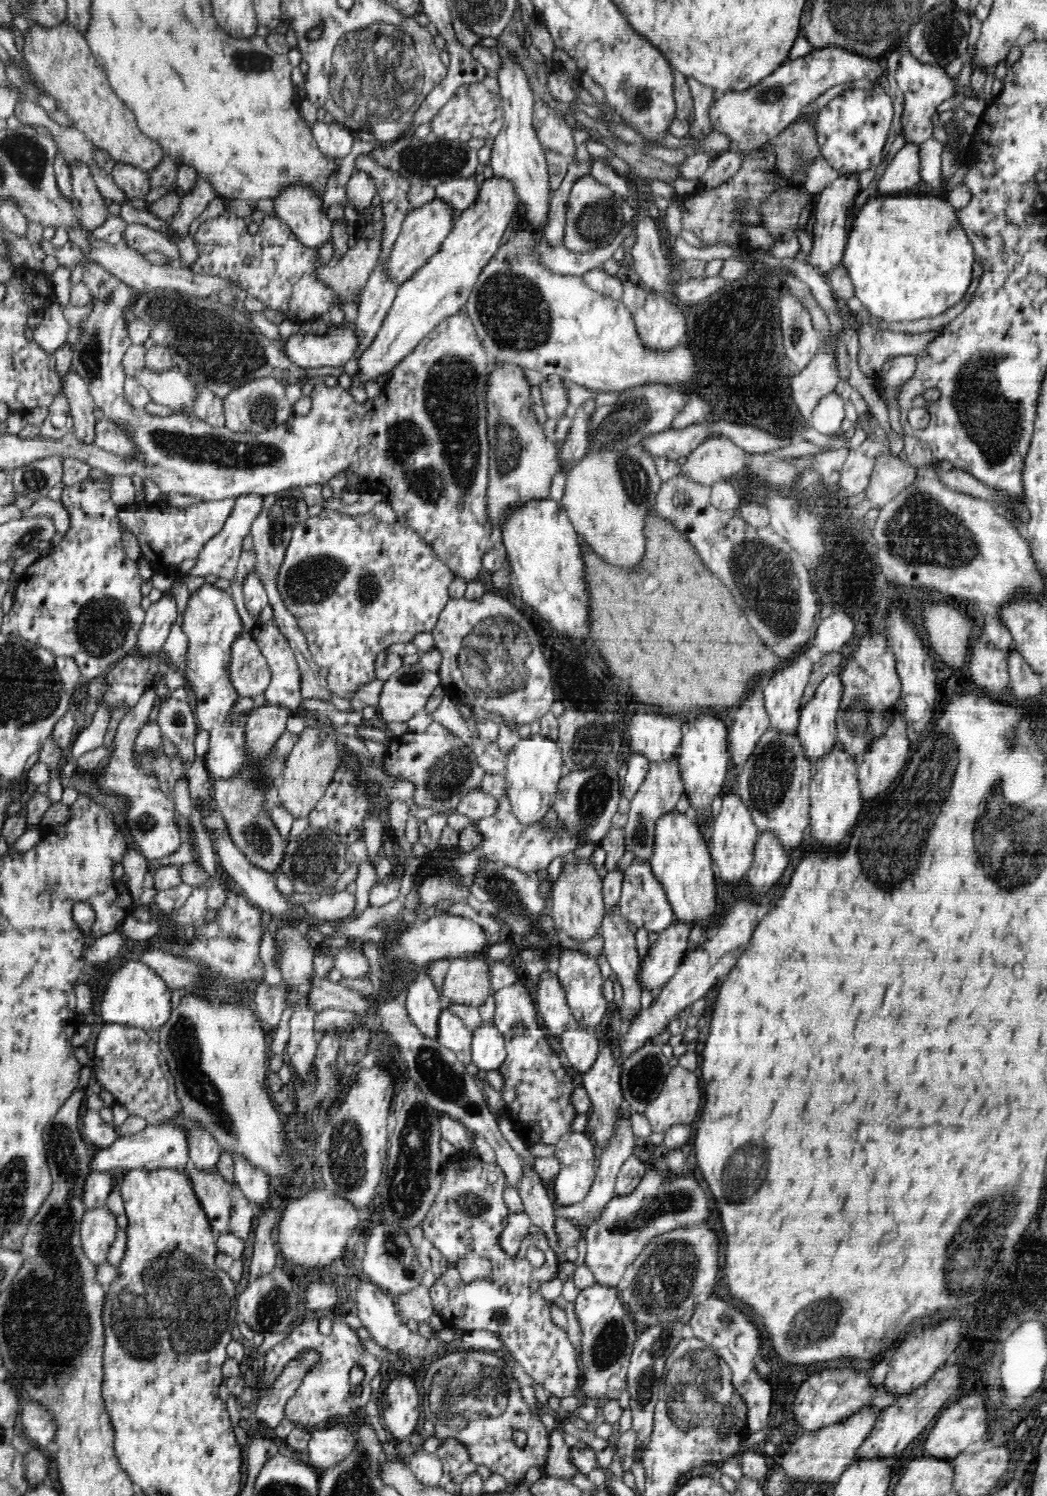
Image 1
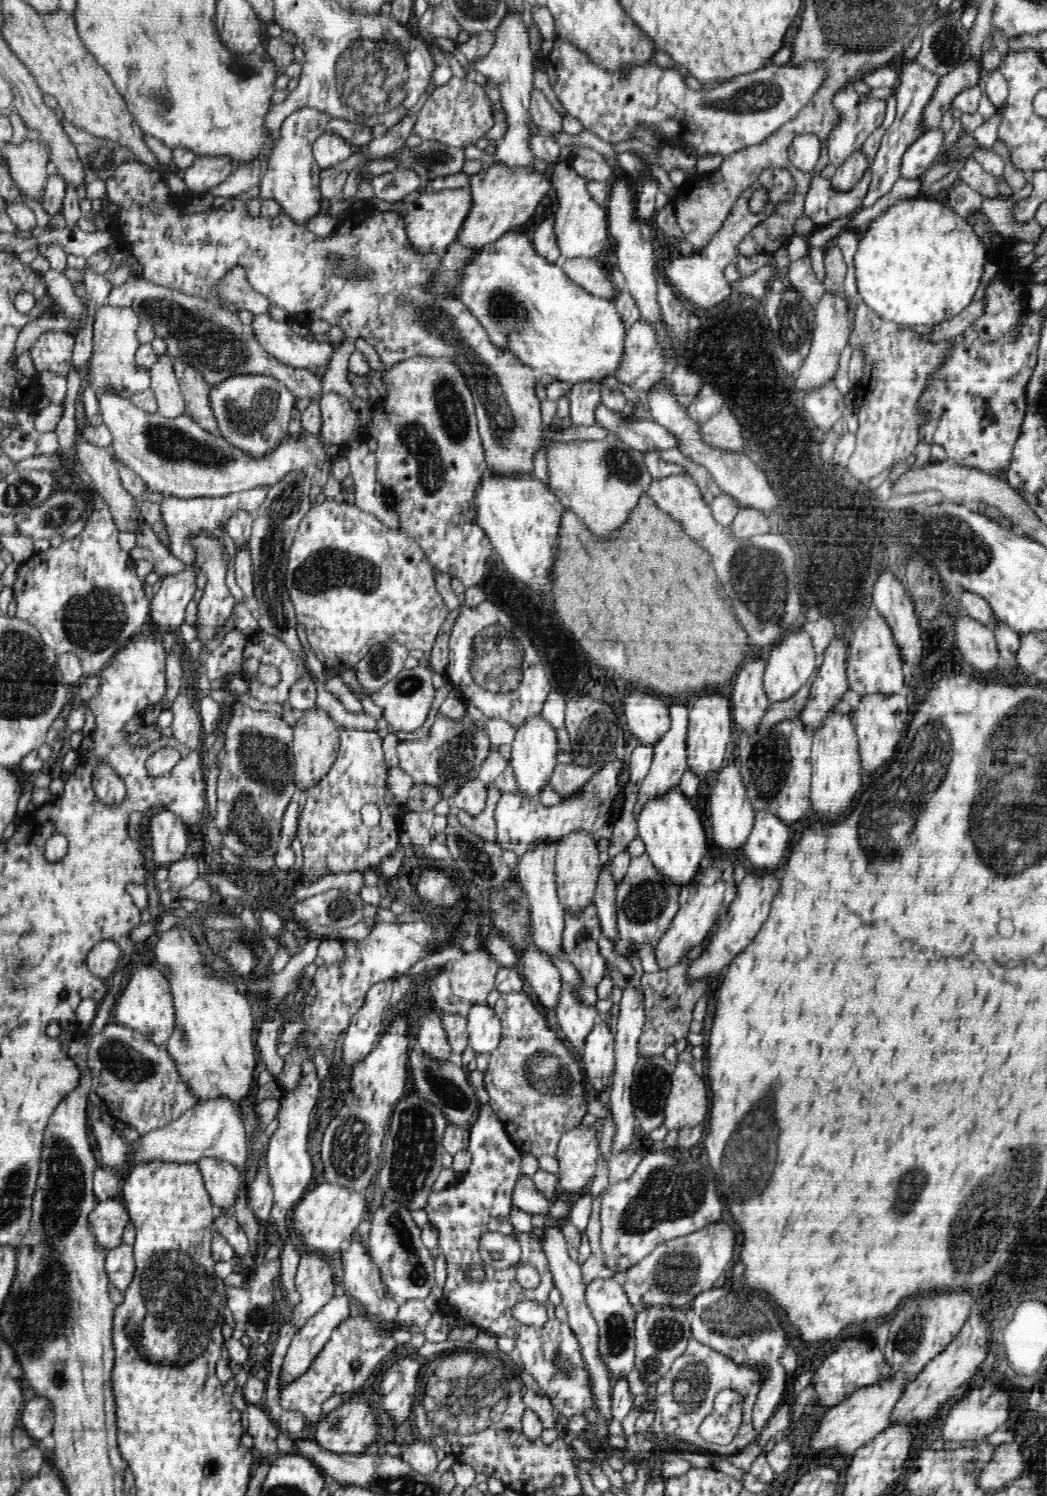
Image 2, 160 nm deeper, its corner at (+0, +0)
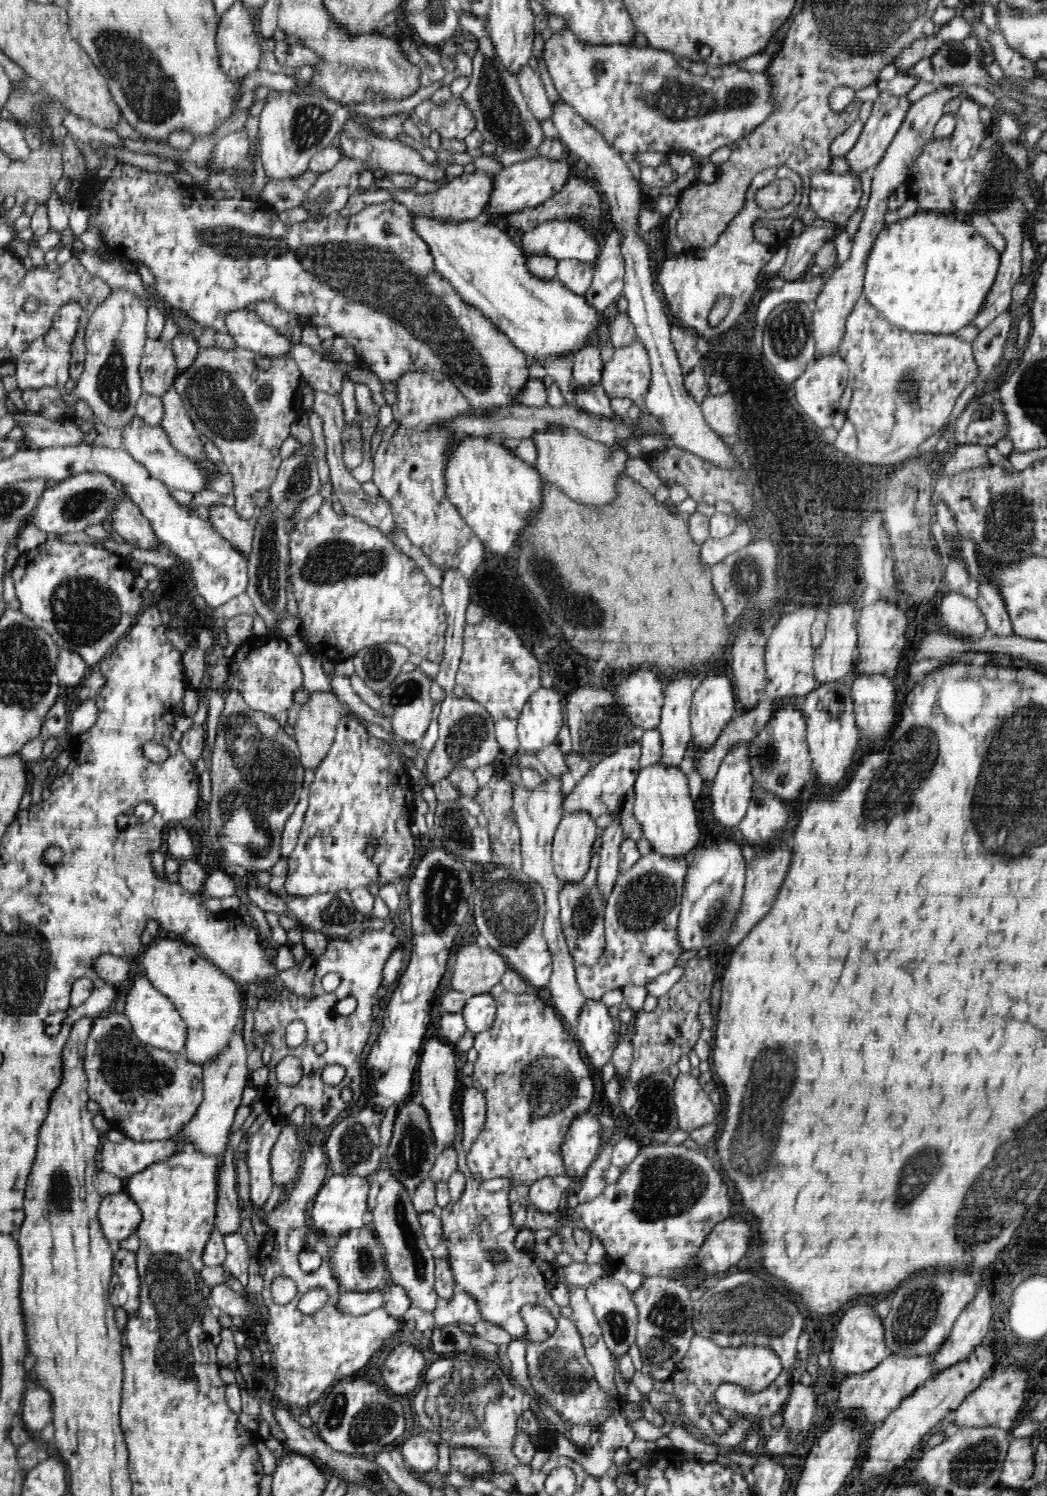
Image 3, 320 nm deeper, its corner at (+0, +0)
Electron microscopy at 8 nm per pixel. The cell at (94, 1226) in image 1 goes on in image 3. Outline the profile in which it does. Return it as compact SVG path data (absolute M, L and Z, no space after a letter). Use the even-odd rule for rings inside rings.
M125 1189L105 1196L101 1200L97 1217L104 1236L114 1246L136 1233L138 1224L142 1221L140 1207Z

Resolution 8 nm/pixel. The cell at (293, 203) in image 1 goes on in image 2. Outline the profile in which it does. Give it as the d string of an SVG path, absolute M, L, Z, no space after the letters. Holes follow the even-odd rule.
M300 108L292 112L284 124L280 126L274 151L262 171L259 182L260 196L263 199L276 200L281 205L282 213L288 215L290 220L304 224L309 218L324 212L321 202L324 200L318 189L318 176L321 168L312 153L314 144L324 134L331 131L330 121L333 116L312 108Z

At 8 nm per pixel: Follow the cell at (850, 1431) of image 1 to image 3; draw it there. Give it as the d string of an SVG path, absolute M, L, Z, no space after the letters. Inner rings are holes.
M889 1353L882 1362L872 1370L859 1375L846 1375L839 1386L838 1406L846 1412L860 1410L868 1424L876 1424L886 1419L888 1414L911 1395L916 1387L922 1386L929 1378L933 1378L932 1356L902 1356Z

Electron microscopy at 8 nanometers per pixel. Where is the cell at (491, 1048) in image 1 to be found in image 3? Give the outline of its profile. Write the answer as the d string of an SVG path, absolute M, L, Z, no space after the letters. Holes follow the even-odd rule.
M490 993L466 997L462 1013L468 1031L475 1034L488 1032L496 1020L497 1004L495 998Z

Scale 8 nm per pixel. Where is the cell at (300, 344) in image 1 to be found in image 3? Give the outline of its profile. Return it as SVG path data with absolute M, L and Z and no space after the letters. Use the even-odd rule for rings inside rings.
M233 310L225 318L223 328L239 348L262 353L269 357L287 355L293 349L292 342L272 325L266 324L256 311Z

